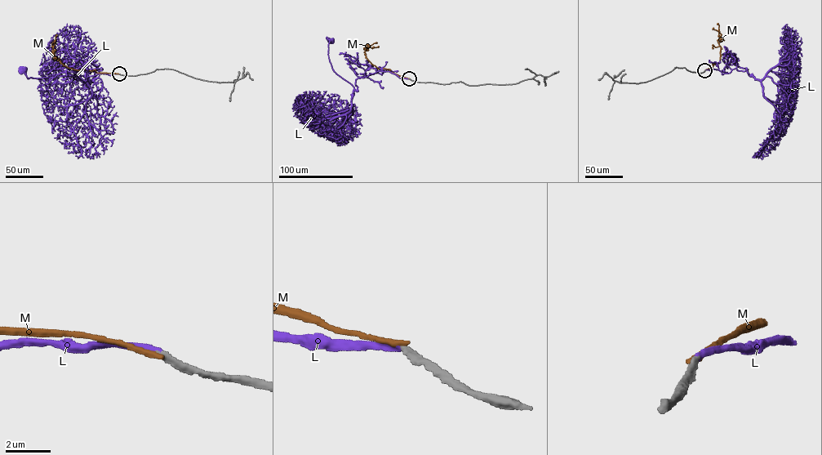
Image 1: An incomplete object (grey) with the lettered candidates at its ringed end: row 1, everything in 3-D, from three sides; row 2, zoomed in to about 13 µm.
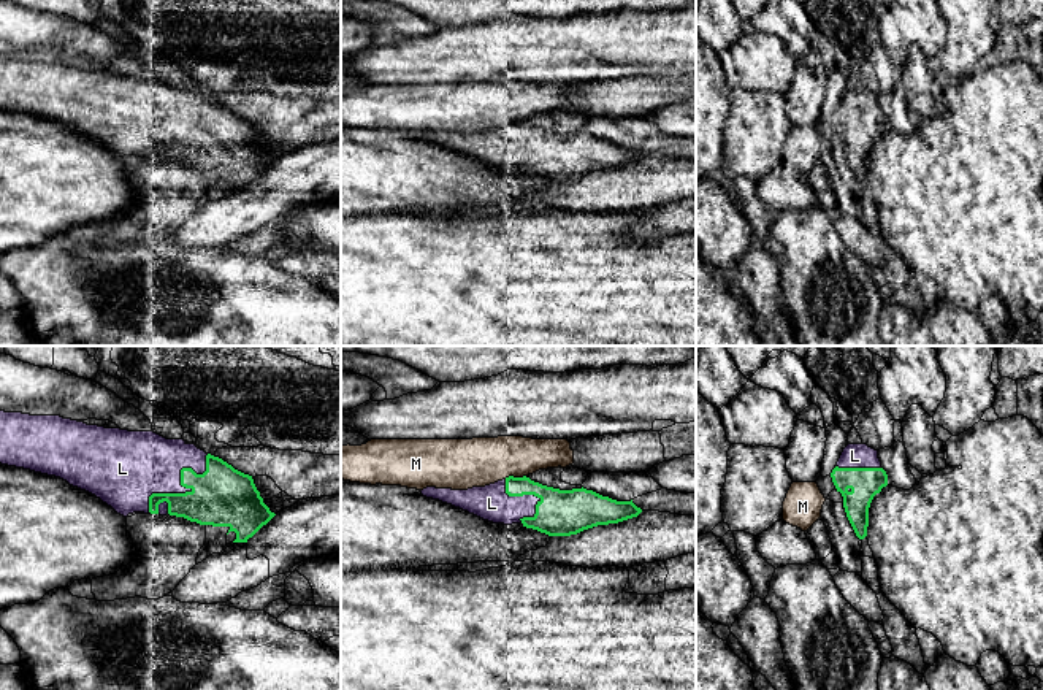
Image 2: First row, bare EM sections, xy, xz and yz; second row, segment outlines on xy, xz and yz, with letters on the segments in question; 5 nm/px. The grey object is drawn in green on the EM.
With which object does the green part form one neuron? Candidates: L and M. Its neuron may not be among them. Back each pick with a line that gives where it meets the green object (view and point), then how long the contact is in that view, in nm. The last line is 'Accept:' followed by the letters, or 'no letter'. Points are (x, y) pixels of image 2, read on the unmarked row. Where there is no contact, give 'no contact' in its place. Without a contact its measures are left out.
L: meets green in xy at (183, 130); contact 420 nm long
Accept: L

